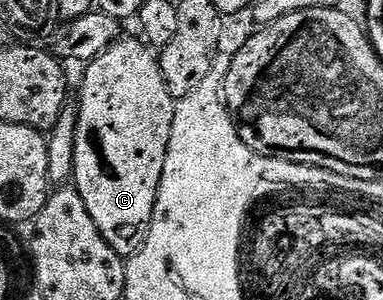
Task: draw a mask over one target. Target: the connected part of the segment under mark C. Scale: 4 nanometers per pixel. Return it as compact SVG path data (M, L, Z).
M121 38L87 64L76 113L72 178L102 237L125 257L135 255L148 235L177 105L164 84L159 58L137 39Z

